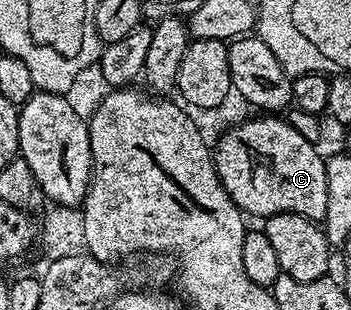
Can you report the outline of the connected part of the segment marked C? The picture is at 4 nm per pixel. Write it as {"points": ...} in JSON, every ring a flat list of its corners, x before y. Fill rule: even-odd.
{"points":[[258,114,255,116,227,128,218,143,213,145,214,168,218,171,224,190,247,217,265,218,281,212,295,212,315,222,325,221,328,210,326,160,317,152,316,144,304,138,299,130,294,129,285,119,277,115]]}

